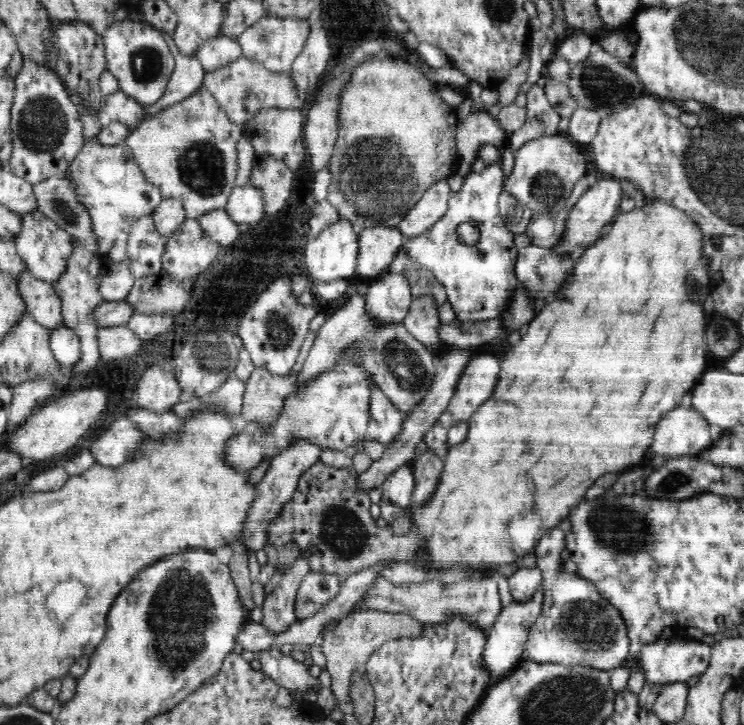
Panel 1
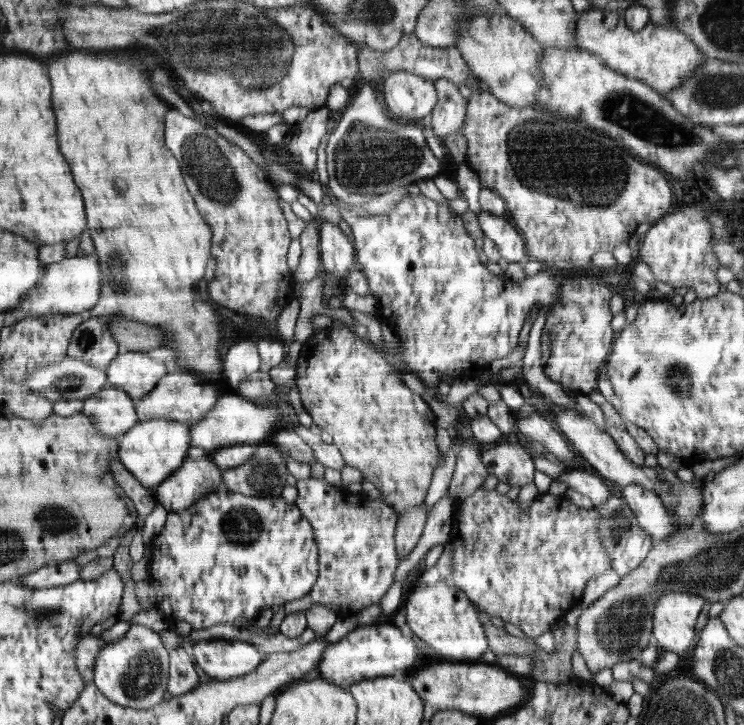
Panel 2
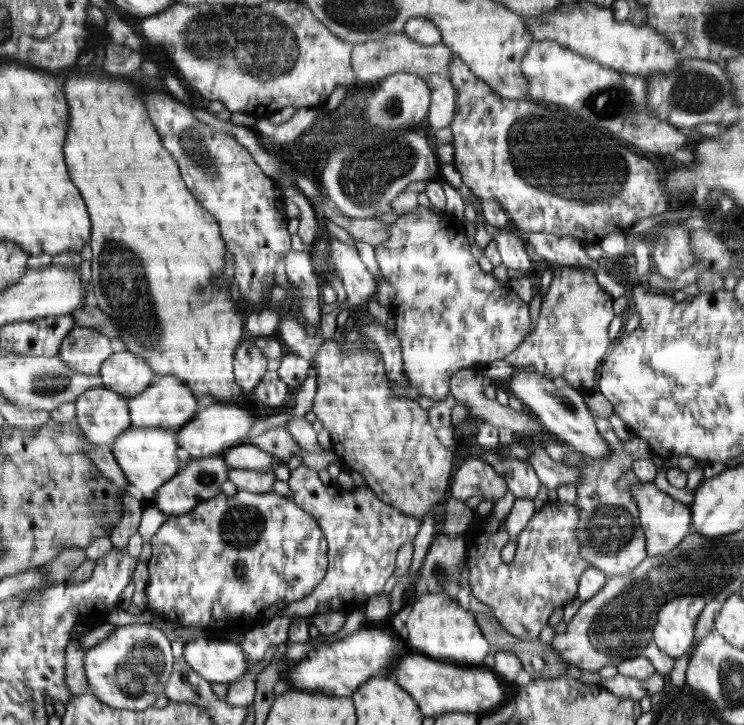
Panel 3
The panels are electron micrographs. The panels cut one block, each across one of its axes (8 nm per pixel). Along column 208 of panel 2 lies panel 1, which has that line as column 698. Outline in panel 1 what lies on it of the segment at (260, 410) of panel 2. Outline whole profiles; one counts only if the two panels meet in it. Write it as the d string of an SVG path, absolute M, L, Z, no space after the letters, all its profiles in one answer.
M678 405L656 424L654 440L646 448L642 463L650 462L656 454L661 454L665 460L686 456L697 457L711 445L712 436L704 417L694 408Z

